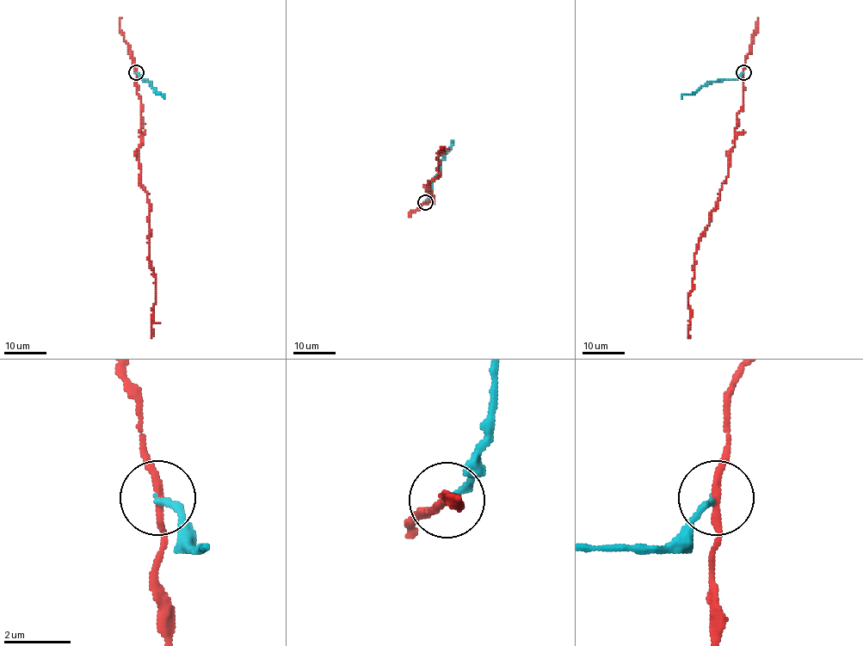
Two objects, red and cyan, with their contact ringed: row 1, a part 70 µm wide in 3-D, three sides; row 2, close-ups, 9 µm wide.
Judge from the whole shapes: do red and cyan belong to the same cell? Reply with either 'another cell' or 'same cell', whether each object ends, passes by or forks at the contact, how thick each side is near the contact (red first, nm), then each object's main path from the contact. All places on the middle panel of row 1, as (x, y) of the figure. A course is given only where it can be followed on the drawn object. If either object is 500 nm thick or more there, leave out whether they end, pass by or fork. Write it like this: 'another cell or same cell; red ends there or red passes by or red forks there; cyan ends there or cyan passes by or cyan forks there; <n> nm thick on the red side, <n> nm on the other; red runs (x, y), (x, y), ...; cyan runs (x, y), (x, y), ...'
another cell; red passes by; cyan ends there; 200 nm thick on the red side, 190 nm on the other; red runs (425, 202), (430, 201), (430, 180), (439, 175), (438, 154), (444, 152), (440, 147); cyan runs (425, 201), (429, 196), (430, 183), (440, 171), (440, 161), (453, 140)

